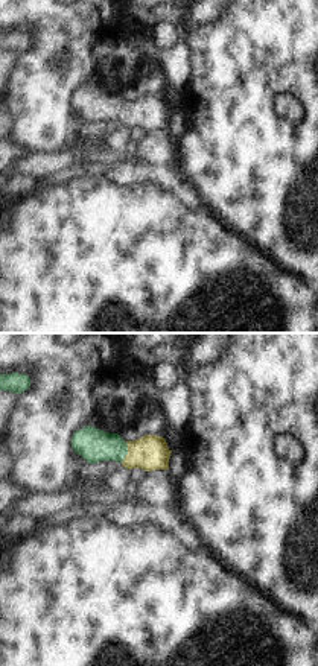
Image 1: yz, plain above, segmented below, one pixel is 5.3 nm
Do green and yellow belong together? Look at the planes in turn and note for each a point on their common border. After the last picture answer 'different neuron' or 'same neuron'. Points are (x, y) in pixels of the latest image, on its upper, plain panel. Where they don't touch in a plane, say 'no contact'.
(127, 113)

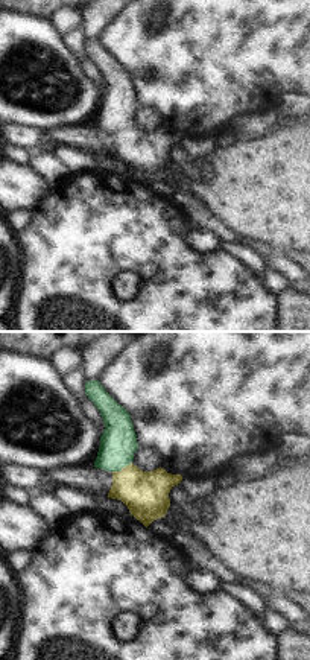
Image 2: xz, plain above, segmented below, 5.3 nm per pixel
(122, 126)

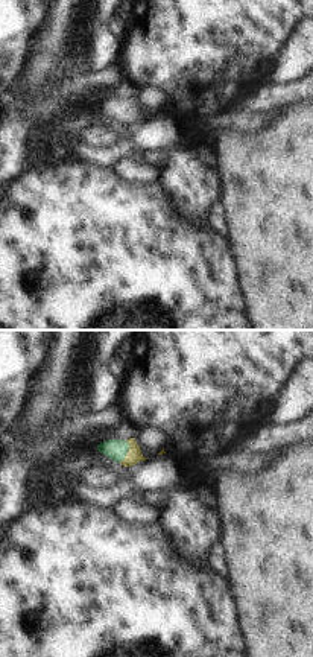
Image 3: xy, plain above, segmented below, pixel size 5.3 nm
(126, 111)

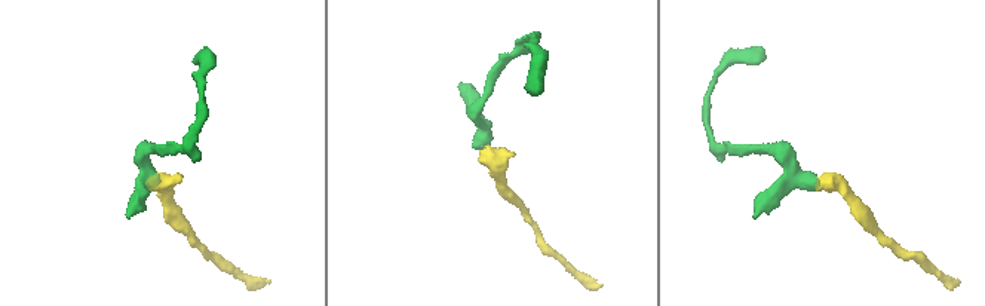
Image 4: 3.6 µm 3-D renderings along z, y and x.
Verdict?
same neuron

